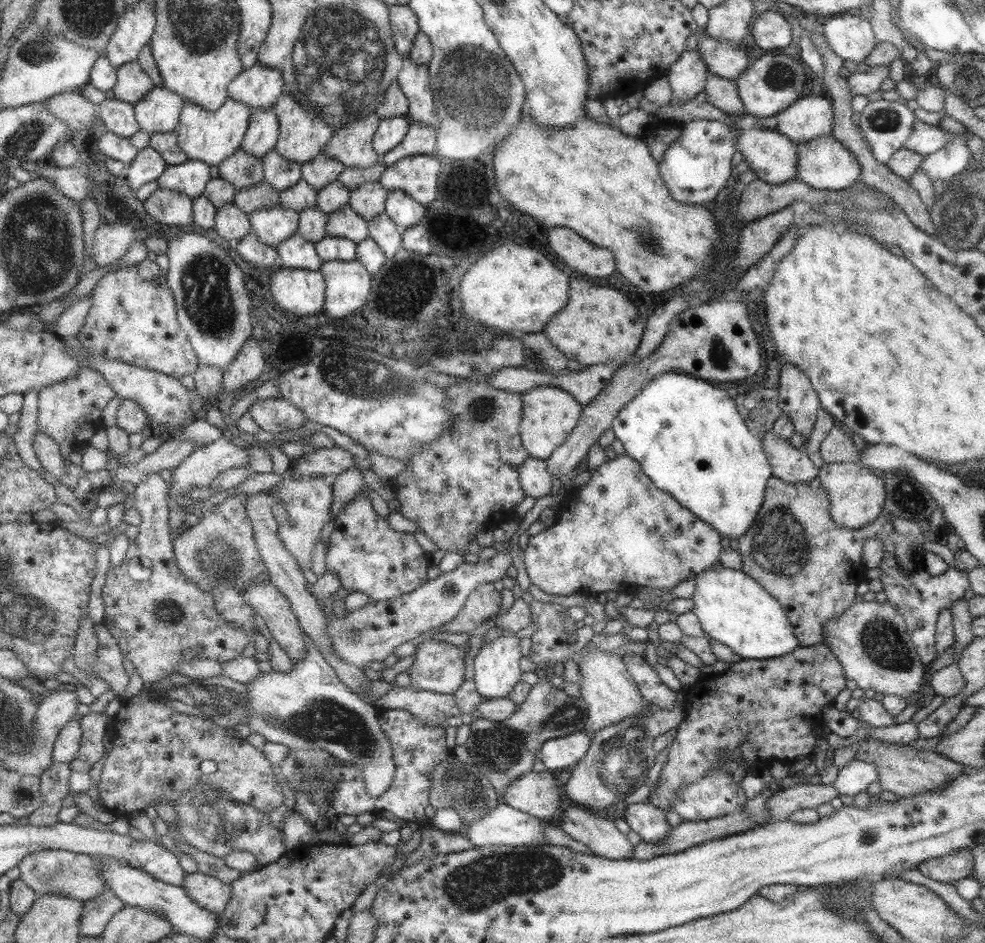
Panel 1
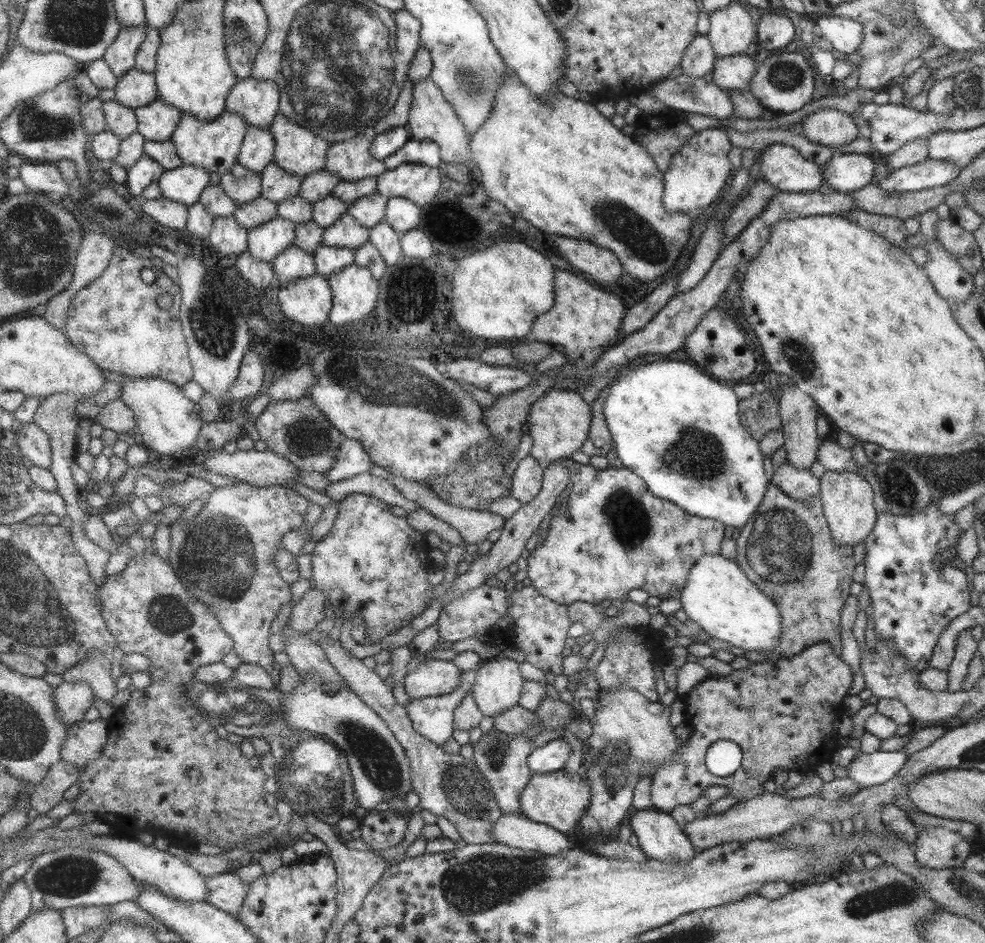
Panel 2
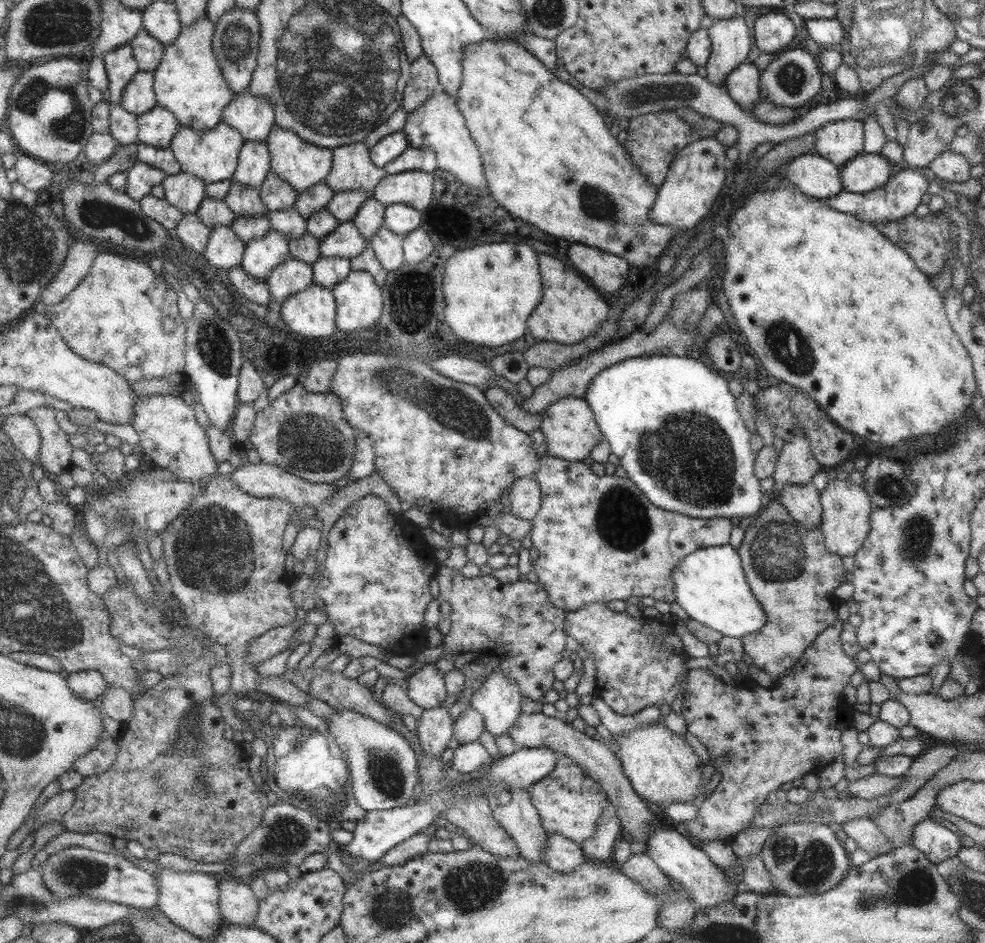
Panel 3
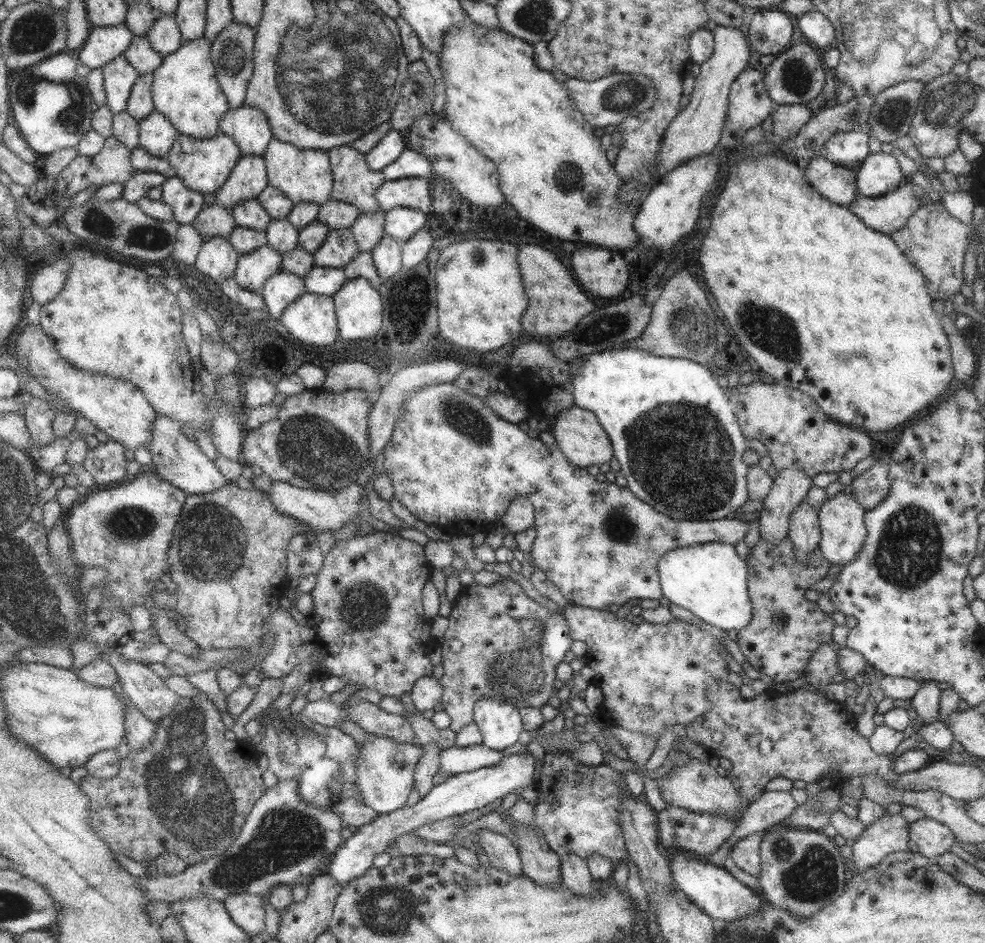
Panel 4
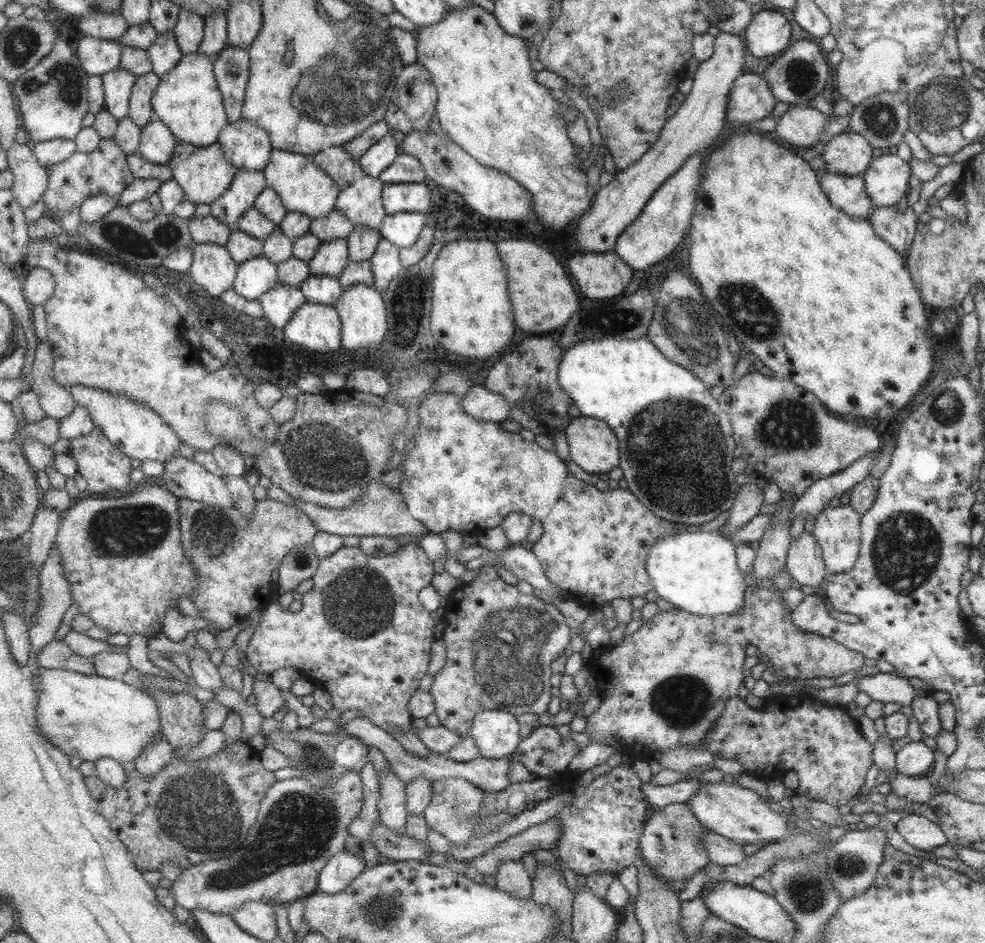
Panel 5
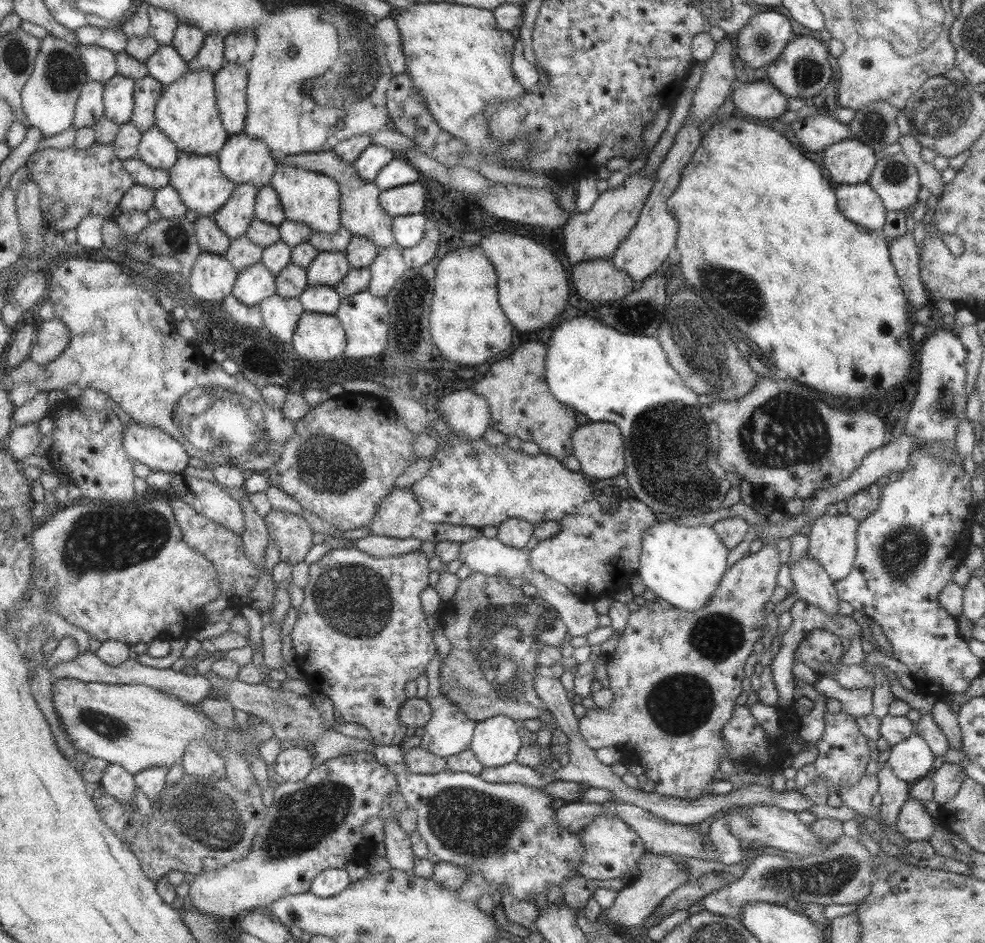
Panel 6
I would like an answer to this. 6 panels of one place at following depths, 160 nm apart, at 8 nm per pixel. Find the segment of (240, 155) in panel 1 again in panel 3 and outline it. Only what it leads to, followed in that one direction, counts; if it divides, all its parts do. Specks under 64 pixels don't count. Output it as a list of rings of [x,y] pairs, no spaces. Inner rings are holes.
[[[231,183],[224,200],[229,208],[237,214],[237,218],[241,218],[241,216],[265,216],[265,214],[270,214],[262,200],[260,188],[249,188],[249,186]]]

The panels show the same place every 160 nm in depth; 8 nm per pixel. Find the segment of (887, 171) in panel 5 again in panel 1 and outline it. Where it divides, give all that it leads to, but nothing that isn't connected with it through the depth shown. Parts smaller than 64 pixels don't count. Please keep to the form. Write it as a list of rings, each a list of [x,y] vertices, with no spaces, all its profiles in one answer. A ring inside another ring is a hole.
[[[823,136],[811,142],[799,143],[798,178],[809,188],[817,190],[843,190],[857,184],[862,174],[858,160],[831,136]]]

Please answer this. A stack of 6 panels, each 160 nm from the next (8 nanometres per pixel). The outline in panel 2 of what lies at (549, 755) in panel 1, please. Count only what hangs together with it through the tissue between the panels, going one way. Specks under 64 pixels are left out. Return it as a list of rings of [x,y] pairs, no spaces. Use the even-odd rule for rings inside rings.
[[[563,738],[552,739],[541,747],[531,750],[529,768],[533,774],[563,770],[570,752],[571,748]]]

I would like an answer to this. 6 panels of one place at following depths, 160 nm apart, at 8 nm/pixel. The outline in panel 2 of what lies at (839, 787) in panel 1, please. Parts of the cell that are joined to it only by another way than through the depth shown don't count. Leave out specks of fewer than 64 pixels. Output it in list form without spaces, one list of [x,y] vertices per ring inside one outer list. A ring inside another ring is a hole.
[[[901,750],[860,753],[846,766],[846,776],[861,789],[877,786],[891,780],[901,770],[907,758]]]

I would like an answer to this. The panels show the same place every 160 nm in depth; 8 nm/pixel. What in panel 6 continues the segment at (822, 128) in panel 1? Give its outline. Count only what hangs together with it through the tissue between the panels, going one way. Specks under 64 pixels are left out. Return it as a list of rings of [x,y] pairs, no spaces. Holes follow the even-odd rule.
[[[849,138],[827,146],[821,165],[836,184],[863,184],[870,179],[877,165],[874,153],[865,143]]]

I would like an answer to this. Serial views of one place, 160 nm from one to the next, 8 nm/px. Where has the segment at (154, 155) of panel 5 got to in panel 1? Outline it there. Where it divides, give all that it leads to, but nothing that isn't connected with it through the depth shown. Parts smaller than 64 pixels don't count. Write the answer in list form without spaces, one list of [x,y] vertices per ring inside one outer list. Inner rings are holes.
[[[163,85],[155,87],[142,101],[134,104],[136,119],[147,134],[177,131],[186,101],[182,95]]]

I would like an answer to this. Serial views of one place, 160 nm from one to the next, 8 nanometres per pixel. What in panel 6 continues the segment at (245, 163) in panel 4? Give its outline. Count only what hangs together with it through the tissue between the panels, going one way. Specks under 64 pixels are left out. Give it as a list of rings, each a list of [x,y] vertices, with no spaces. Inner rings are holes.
[[[241,184],[234,190],[230,202],[215,214],[215,222],[232,240],[246,235],[256,219],[259,191],[260,188],[255,184]]]

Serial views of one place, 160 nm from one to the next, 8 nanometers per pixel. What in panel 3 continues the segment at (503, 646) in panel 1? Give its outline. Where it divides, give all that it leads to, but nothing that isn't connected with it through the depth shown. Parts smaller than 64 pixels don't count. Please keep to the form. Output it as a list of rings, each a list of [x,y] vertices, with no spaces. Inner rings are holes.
[[[501,672],[487,676],[486,680],[470,700],[470,708],[481,714],[484,730],[493,738],[501,734],[509,734],[514,722],[520,715],[519,688],[515,682]]]

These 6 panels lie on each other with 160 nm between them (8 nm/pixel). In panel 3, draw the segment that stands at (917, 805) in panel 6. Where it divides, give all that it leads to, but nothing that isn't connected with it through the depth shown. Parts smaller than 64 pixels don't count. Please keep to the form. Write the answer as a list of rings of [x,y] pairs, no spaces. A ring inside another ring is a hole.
[[[929,818],[913,827],[910,843],[936,865],[956,856],[961,847],[959,837]]]

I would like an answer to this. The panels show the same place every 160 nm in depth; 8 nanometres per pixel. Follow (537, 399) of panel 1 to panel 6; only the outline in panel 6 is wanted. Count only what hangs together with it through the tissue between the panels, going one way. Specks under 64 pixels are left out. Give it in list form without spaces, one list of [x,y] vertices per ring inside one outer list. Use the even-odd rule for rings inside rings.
[[[589,422],[572,432],[578,472],[590,479],[608,479],[625,468],[624,443],[619,428],[609,422]]]

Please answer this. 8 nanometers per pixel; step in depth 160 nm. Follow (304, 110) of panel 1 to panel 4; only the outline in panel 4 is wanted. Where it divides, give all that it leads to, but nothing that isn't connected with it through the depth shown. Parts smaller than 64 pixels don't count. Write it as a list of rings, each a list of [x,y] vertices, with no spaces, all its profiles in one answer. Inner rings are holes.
[[[273,139],[264,158],[266,159],[270,185],[282,190],[295,205],[303,202],[315,202],[323,205],[332,197],[331,191],[335,188],[335,174],[331,166],[328,151],[303,149],[293,146],[289,142]]]

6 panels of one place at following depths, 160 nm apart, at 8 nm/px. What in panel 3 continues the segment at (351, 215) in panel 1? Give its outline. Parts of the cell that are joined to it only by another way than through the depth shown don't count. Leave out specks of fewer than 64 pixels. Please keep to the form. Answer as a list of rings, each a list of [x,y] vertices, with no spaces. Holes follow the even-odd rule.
[[[353,221],[343,222],[320,243],[321,257],[354,259],[365,252],[371,242],[355,226]]]

